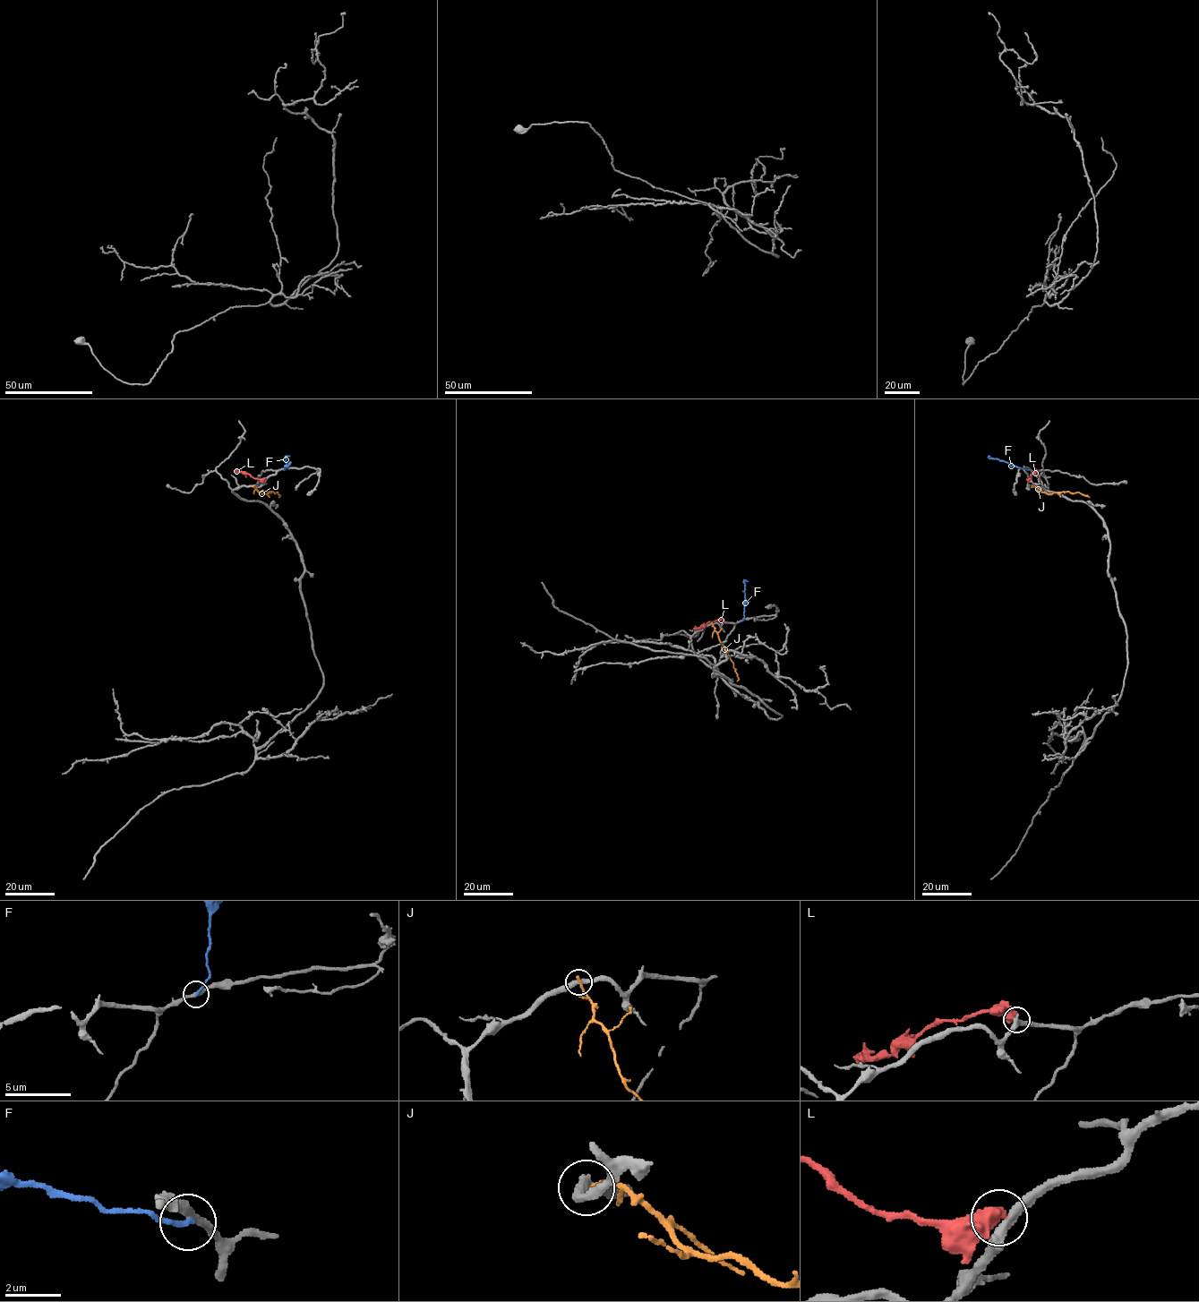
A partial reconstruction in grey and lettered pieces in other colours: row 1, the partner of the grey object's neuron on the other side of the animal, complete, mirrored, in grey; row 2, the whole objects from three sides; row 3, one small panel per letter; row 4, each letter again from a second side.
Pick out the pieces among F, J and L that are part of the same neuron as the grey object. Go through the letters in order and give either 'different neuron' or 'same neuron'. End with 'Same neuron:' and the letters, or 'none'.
F: different neuron
J: different neuron
L: different neuron
Same neuron: none

